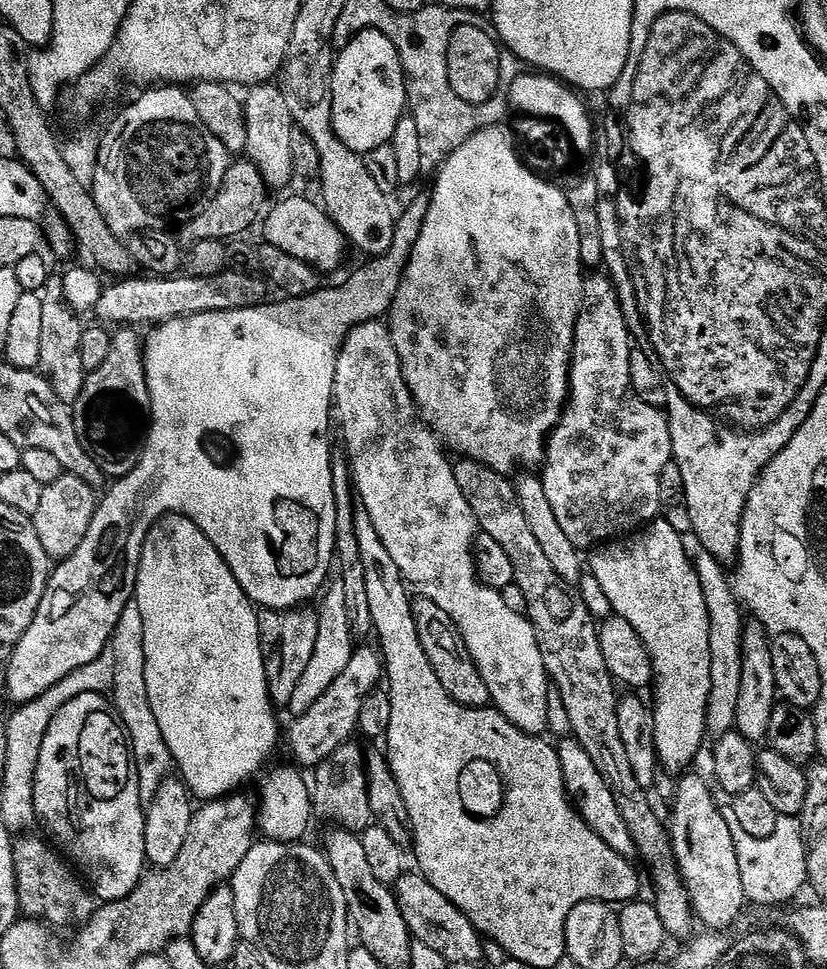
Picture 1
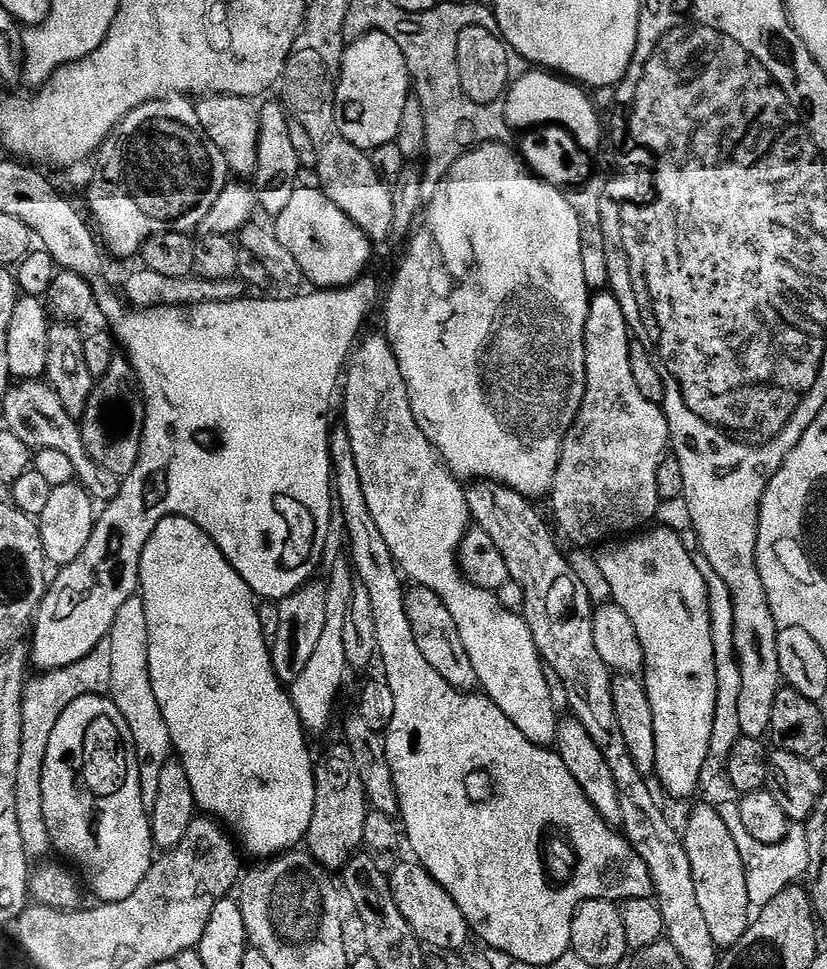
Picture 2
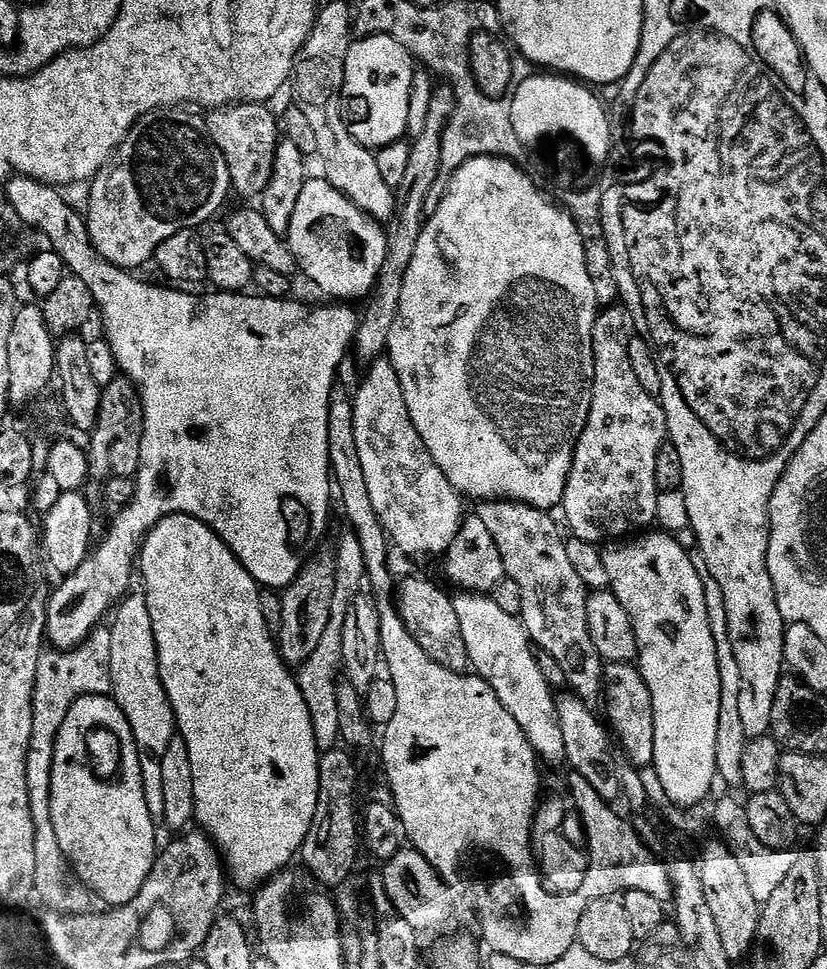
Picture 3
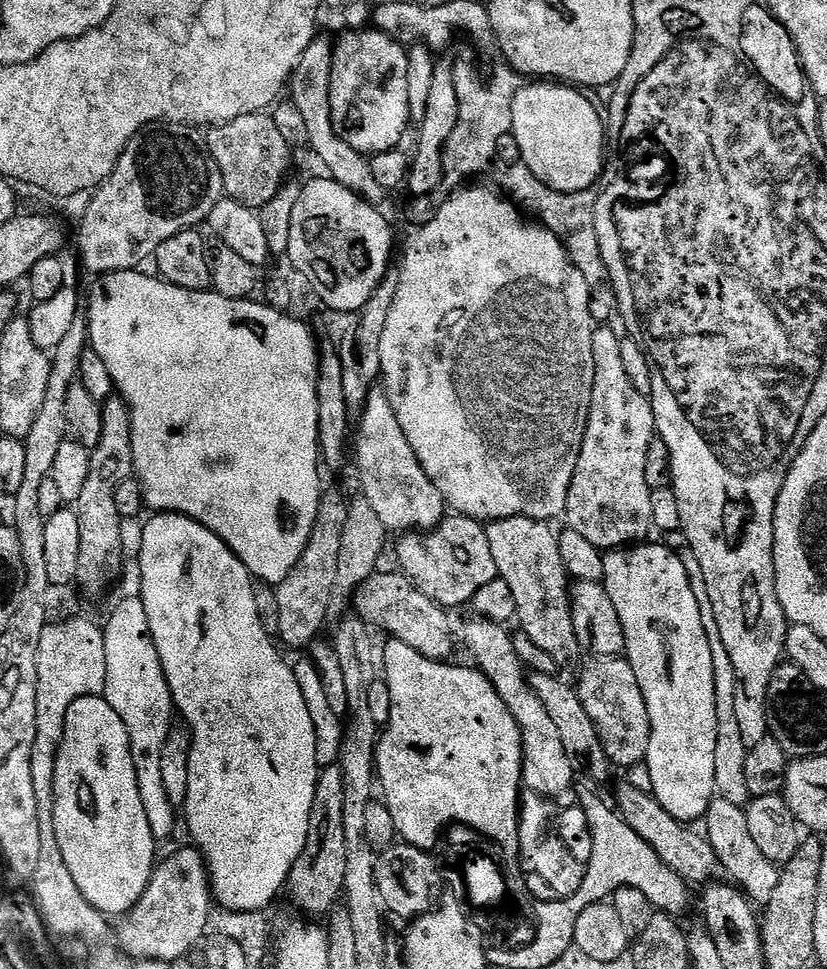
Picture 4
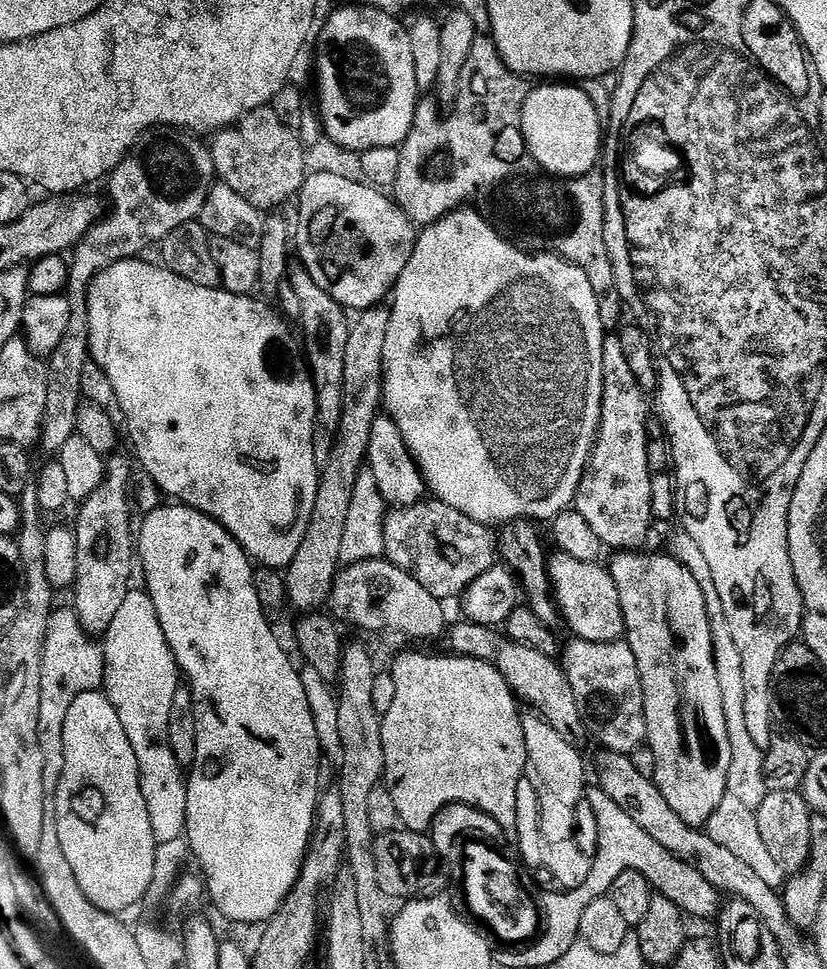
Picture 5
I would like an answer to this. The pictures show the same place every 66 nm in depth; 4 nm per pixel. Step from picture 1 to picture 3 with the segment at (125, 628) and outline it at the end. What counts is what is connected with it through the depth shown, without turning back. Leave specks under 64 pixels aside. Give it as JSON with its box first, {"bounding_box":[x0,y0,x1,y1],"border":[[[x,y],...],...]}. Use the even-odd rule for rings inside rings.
{"bounding_box":[111,594,178,818],"border":[[[143,594],[125,596],[115,609],[111,620],[111,695],[122,710],[122,714],[126,714],[126,722],[130,722],[130,730],[134,734],[136,749],[140,751],[146,806],[152,811],[153,817],[160,818],[164,814],[162,758],[166,754],[166,746],[170,746],[170,742],[177,735],[178,729],[176,715],[172,713],[172,707],[160,681],[160,667],[156,661],[156,639],[150,622],[147,596]]]}

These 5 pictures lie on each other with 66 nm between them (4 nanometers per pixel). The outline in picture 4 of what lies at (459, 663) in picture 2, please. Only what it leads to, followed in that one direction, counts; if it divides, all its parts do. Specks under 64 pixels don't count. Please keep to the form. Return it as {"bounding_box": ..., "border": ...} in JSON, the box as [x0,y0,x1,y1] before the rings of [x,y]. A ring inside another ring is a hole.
{"bounding_box":[354,570,458,661],"border":[[[377,570],[363,585],[354,592],[356,598],[355,611],[361,617],[375,624],[380,630],[383,630],[389,637],[406,642],[408,646],[414,646],[418,654],[422,654],[431,660],[451,661],[456,652],[456,636],[458,640],[458,628],[452,625],[449,609],[440,604],[434,598],[427,596],[414,581],[409,580],[407,576],[396,572],[384,572]]]}

